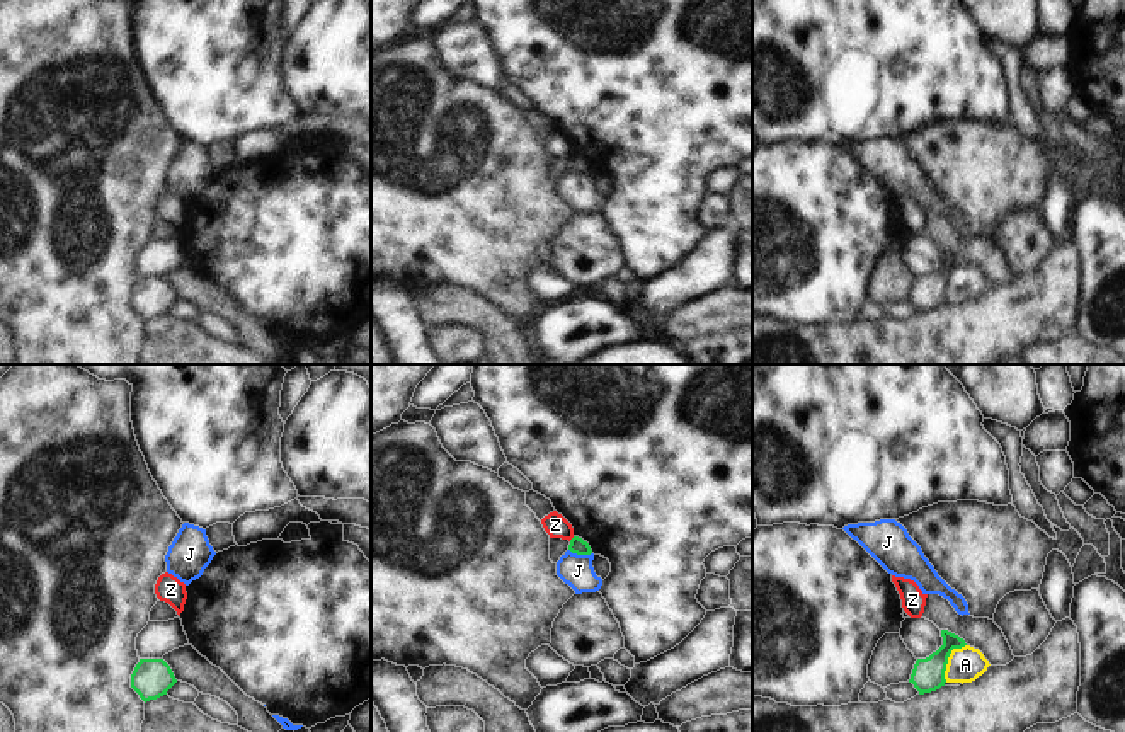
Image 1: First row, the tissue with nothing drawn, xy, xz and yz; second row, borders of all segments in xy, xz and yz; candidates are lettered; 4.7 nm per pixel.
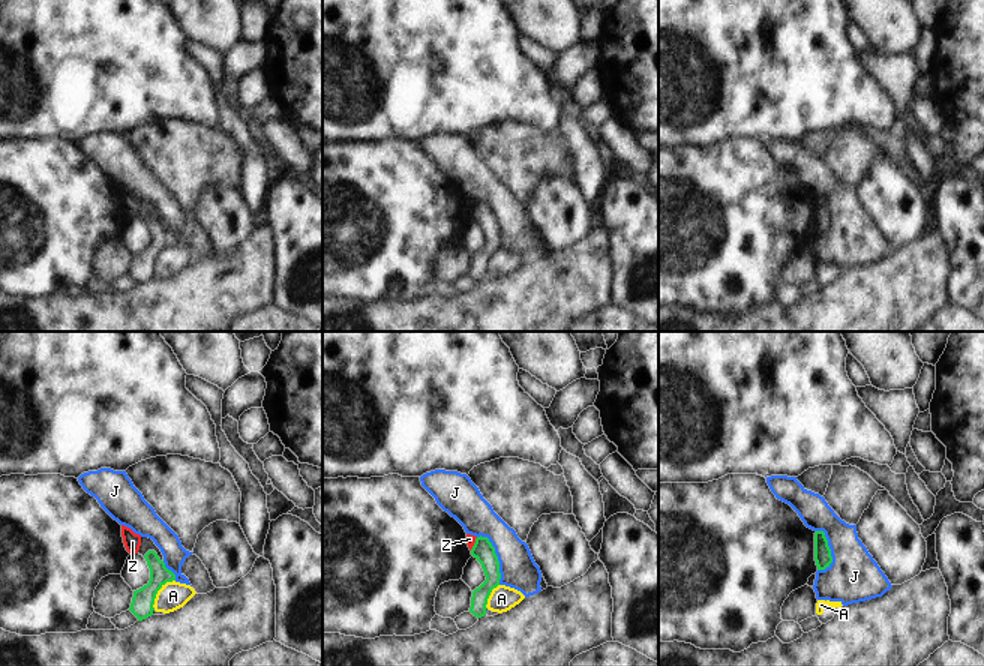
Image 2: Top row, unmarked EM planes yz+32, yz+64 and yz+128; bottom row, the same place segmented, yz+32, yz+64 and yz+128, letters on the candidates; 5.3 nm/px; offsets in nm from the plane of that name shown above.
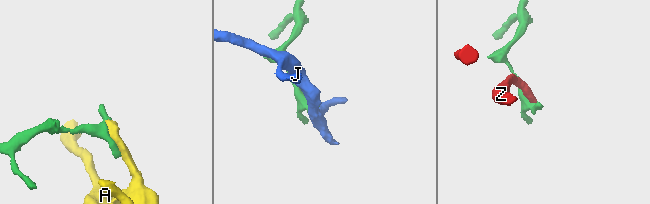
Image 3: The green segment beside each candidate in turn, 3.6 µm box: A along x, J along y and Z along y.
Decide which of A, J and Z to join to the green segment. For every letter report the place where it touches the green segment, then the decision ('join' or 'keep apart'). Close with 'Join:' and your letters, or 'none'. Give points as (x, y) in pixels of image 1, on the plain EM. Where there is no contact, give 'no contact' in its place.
A: contact yz (947, 278); keep apart
J: contact xz (581, 172); keep apart
Z: contact xz (572, 157); keep apart
Join: none

